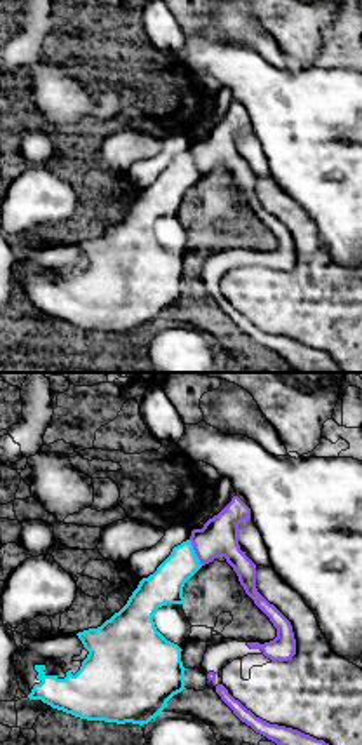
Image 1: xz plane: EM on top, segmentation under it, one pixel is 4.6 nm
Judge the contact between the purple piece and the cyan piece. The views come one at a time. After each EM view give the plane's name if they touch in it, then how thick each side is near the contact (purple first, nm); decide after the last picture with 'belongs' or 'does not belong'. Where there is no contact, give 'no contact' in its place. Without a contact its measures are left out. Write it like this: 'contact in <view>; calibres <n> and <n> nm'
contact in xz; calibres 180 and 160 nm

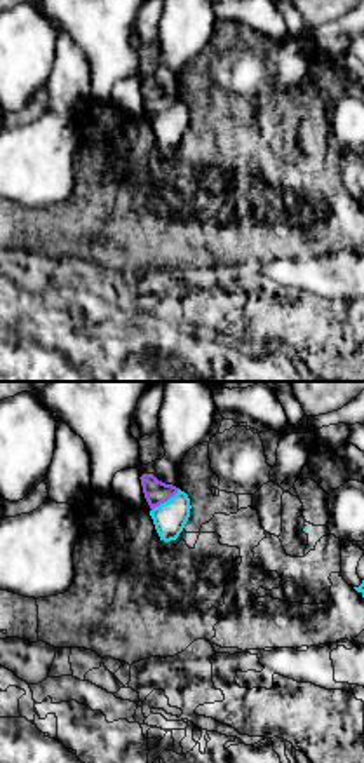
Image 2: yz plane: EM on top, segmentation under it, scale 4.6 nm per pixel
contact in yz; calibres 110 and 160 nm

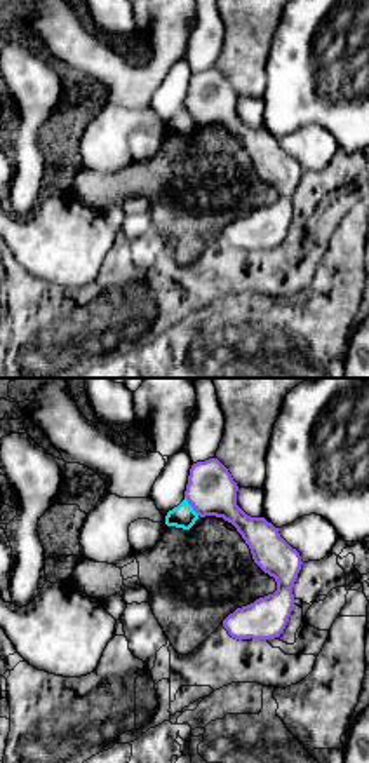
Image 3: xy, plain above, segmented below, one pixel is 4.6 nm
contact in xy; calibres 220 and 110 nm

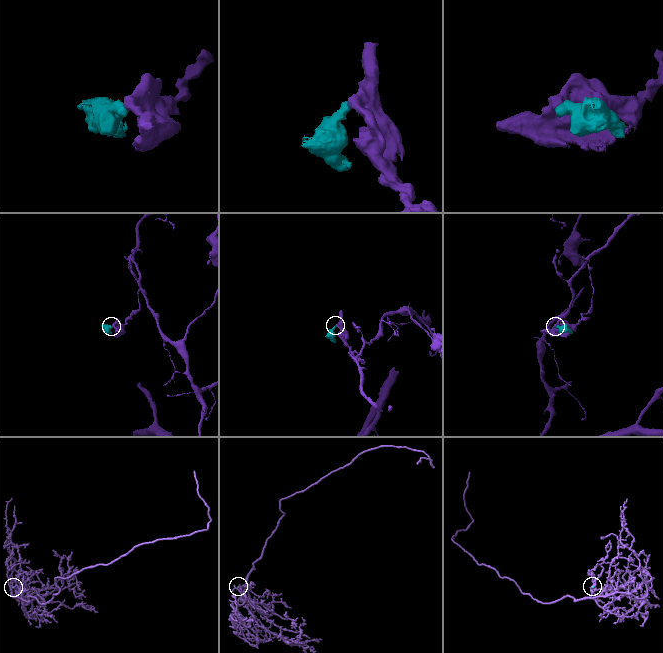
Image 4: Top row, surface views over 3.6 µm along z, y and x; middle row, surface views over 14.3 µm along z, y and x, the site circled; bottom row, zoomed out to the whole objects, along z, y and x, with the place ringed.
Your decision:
does not belong

